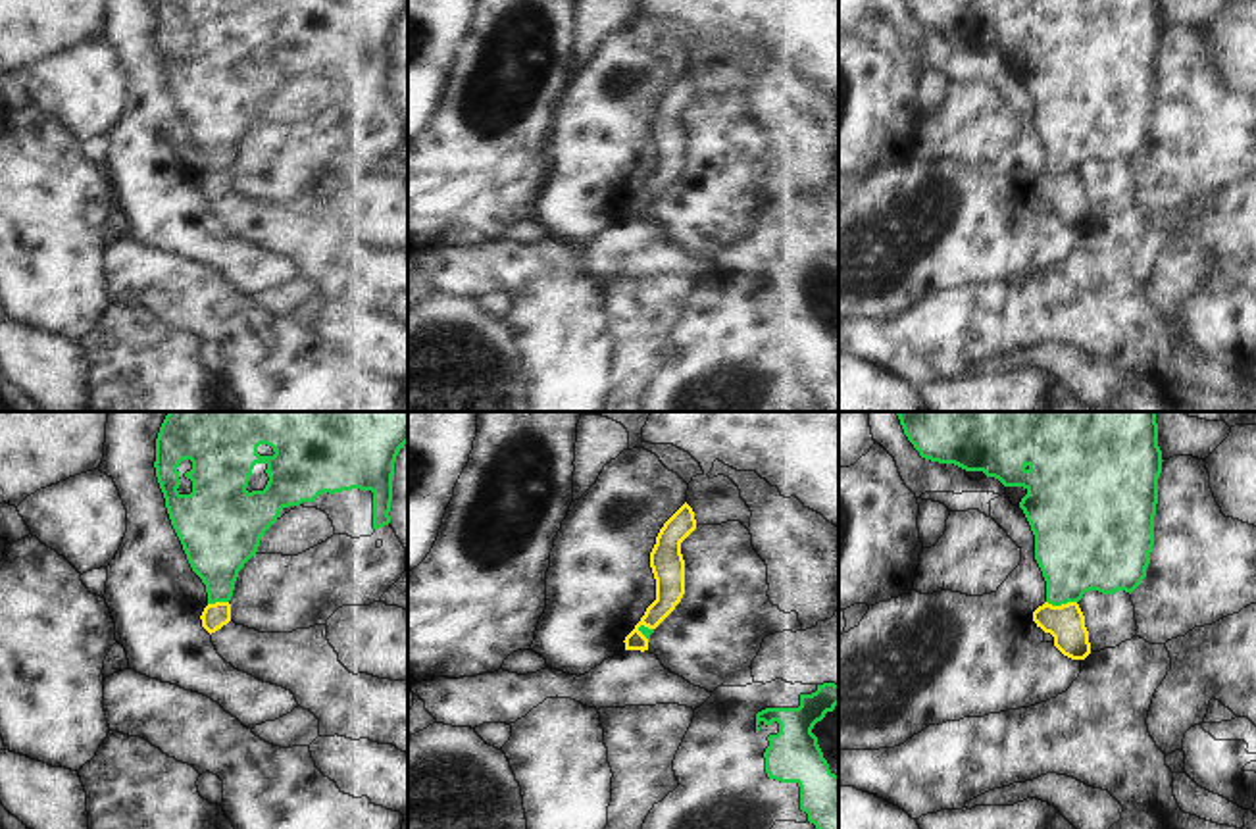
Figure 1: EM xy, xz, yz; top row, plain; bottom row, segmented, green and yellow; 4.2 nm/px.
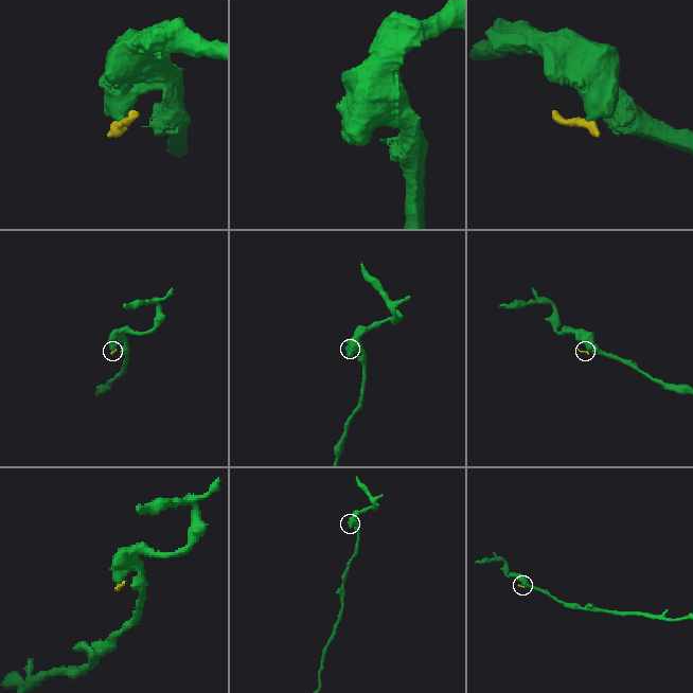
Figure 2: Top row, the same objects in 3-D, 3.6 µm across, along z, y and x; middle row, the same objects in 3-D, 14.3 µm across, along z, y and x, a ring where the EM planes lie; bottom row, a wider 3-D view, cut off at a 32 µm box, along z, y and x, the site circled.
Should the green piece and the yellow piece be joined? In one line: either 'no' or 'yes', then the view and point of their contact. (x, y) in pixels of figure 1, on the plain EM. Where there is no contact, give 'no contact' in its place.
no; contact yz (1062, 172)

